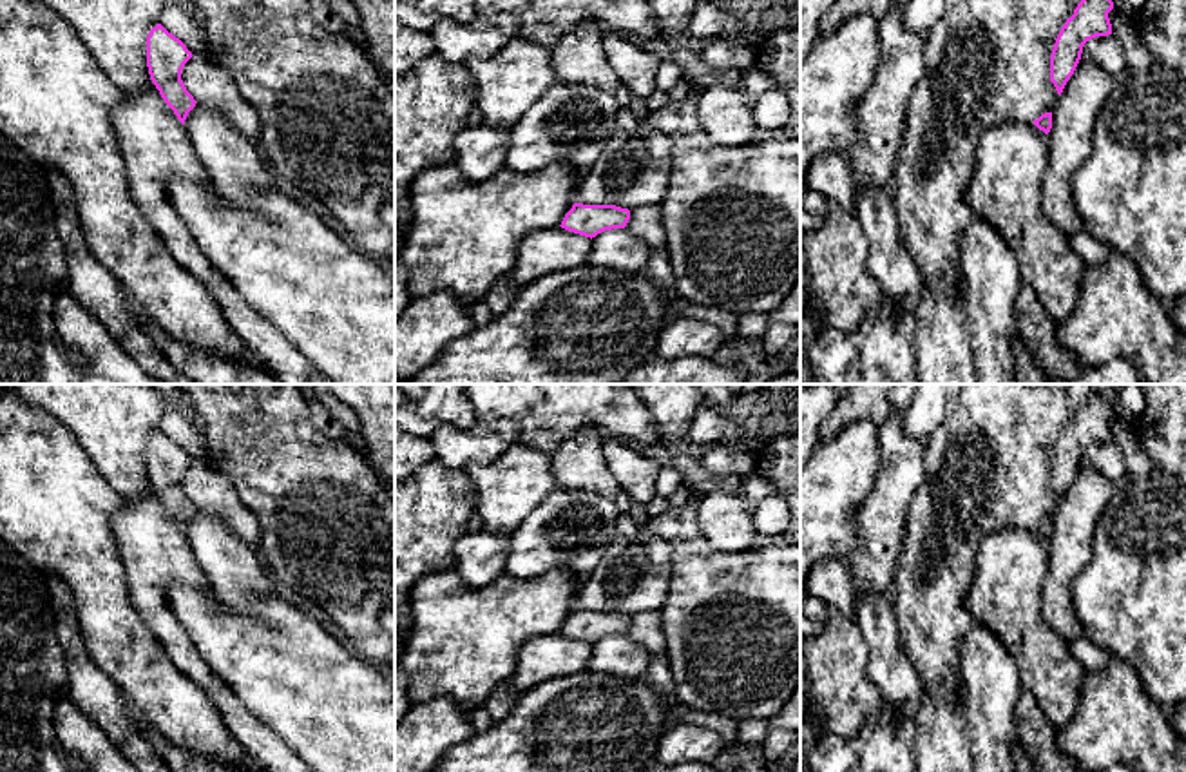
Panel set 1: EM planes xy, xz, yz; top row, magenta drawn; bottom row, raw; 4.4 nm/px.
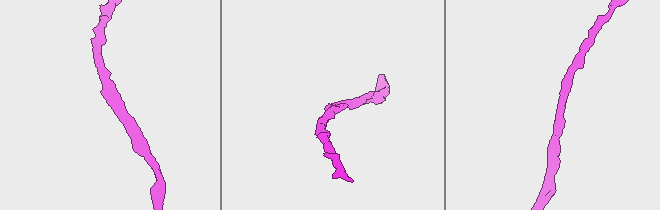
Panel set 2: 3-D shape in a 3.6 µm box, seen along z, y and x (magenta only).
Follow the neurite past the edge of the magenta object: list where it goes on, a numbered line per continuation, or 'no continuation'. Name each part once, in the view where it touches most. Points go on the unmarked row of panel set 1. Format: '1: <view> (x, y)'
no continuation

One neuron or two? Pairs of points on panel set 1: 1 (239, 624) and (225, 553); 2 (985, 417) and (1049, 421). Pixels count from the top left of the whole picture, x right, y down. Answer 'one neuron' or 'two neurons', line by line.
1: two neurons
2: one neuron

